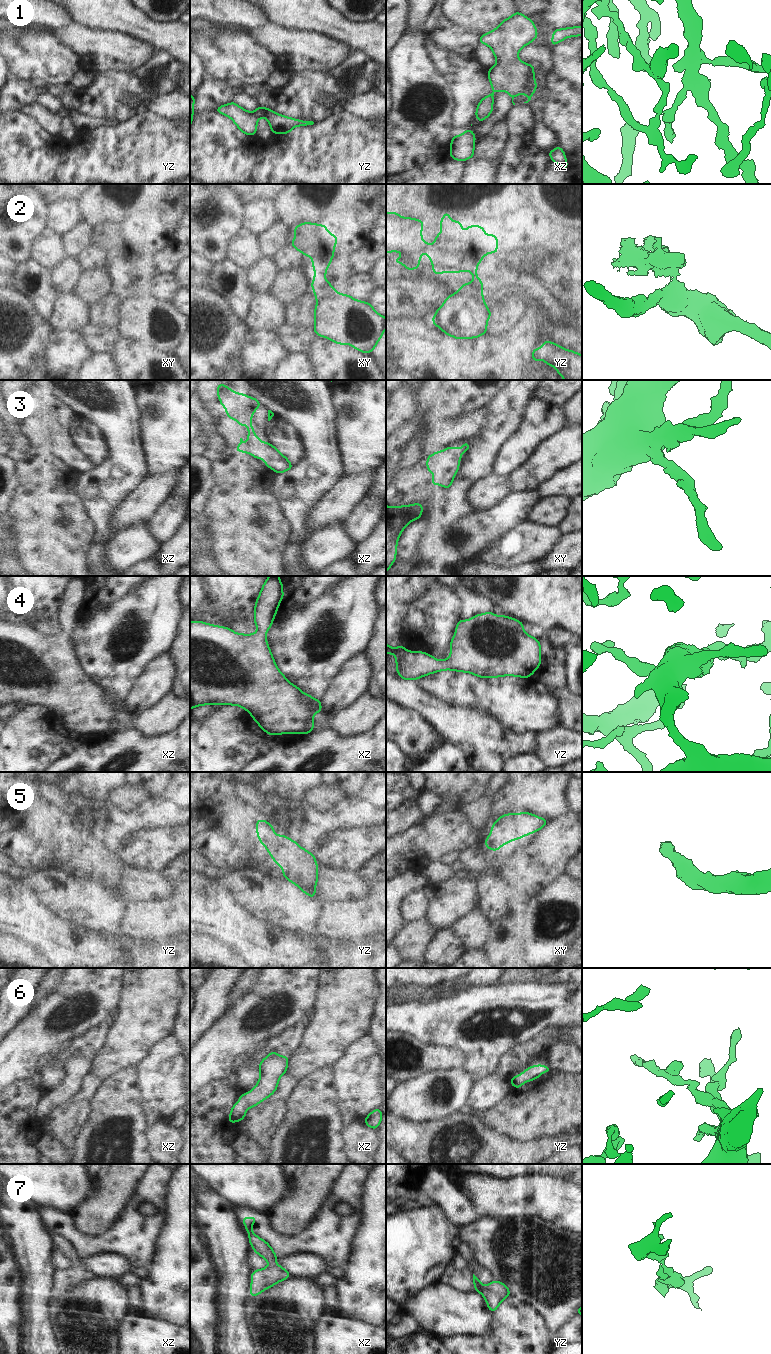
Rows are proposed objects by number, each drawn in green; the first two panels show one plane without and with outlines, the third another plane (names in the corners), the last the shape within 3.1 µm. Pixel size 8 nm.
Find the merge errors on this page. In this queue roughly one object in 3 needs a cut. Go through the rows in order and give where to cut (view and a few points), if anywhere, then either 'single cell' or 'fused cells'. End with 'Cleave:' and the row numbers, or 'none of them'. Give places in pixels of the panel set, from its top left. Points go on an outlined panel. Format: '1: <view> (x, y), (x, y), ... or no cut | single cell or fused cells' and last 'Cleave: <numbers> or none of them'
1: no cut | single cell
2: xy (325, 269), (315, 272) | fused cells
3: no cut | single cell
4: no cut | single cell
5: no cut | single cell
6: no cut | single cell
7: no cut | single cell
Cleave: 2

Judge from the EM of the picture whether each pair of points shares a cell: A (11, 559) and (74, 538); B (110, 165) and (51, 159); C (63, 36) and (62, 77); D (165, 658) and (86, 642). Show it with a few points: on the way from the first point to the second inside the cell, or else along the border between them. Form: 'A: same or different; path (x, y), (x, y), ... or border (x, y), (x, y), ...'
A: different; border (16, 553), (22, 565)
B: different; border (62, 155), (54, 173)
C: different; border (43, 30), (52, 32), (81, 58)
D: different; border (168, 649), (154, 657), (141, 673)

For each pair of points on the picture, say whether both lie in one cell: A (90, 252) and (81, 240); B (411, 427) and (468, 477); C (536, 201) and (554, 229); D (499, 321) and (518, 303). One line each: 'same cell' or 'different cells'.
A: different cells
B: different cells
C: different cells
D: same cell

